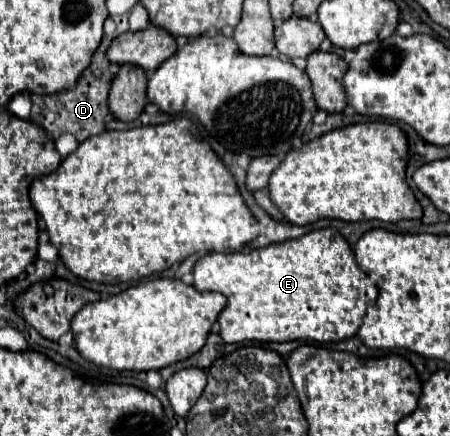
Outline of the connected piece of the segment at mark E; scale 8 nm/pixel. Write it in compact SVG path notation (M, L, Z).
M326 227L326 229L318 229L318 231L310 231L308 235L294 239L294 241L284 241L284 243L276 243L276 245L268 245L264 249L254 249L250 253L210 253L202 259L198 259L196 267L194 267L194 287L198 291L218 291L222 295L228 297L228 305L226 309L220 313L218 323L220 323L220 335L226 343L242 343L242 341L318 341L318 343L338 343L344 339L350 339L356 335L358 327L362 325L362 317L366 315L366 309L370 305L370 297L368 291L374 291L374 301L378 297L378 287L376 283L356 265L354 259L354 251L350 247L350 243L334 229L334 227Z

